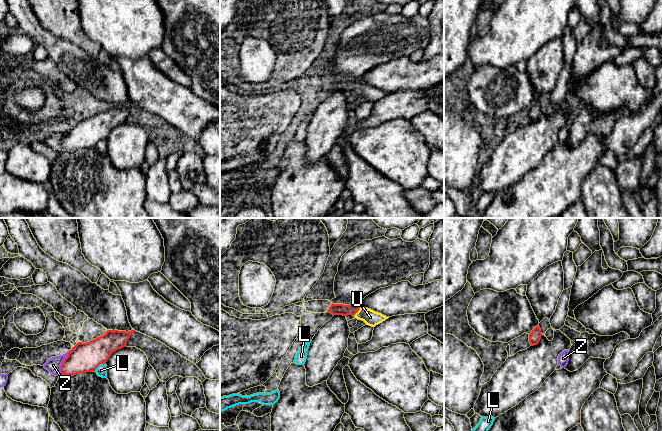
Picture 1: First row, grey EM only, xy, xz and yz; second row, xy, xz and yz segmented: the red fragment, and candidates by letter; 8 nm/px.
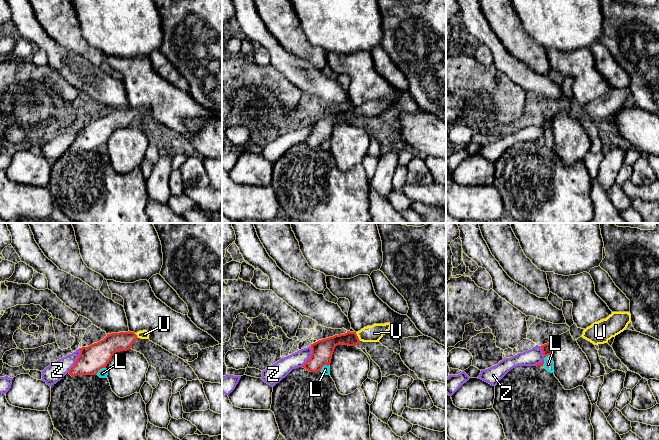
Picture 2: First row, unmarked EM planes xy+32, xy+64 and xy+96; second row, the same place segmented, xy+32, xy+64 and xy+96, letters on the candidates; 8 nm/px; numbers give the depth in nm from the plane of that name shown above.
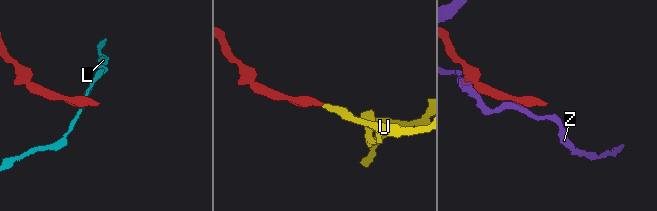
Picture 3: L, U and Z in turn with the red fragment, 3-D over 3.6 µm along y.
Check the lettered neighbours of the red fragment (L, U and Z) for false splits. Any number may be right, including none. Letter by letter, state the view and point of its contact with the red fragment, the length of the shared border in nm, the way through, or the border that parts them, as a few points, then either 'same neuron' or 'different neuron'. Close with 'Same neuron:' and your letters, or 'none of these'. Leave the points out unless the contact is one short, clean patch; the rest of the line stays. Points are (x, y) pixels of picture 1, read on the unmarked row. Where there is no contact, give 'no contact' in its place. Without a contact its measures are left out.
L: xy (99, 140) | 120 nm | along xy (105, 138), (101, 139), (94, 146) | different neuron
U: xz (357, 87) | 90 nm | across xz (336, 85), (357, 87), (370, 93) | same neuron
Z: xy (62, 139) | 200 nm | different neuron
Same neuron: U

